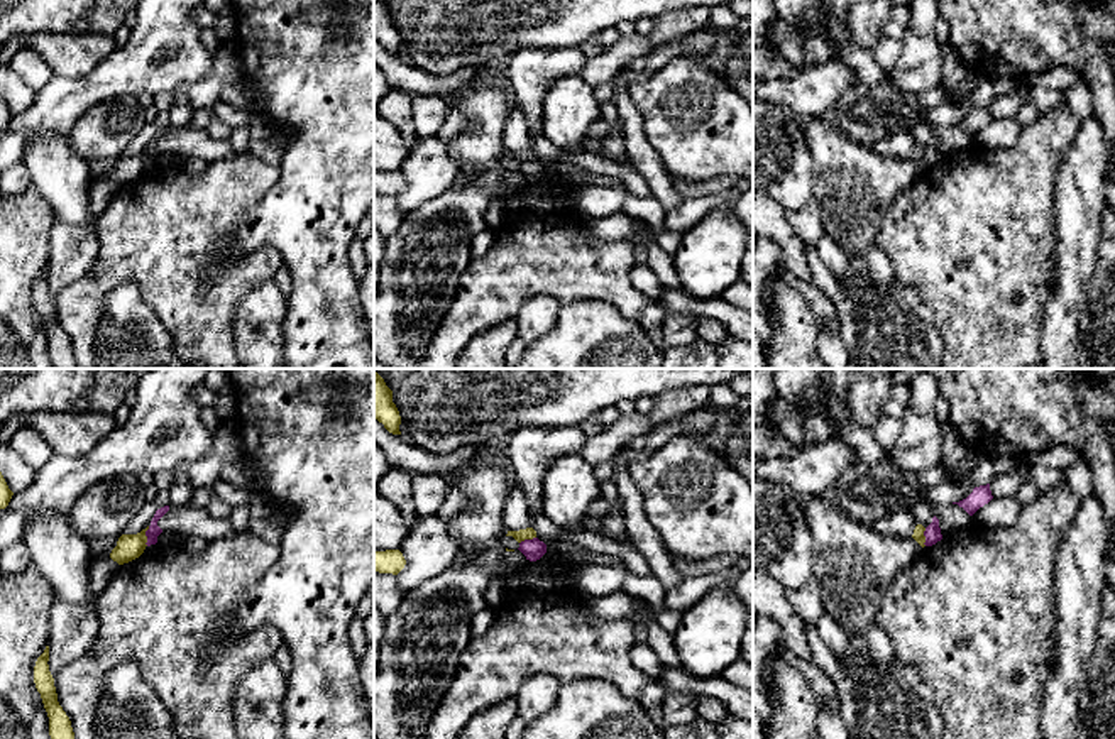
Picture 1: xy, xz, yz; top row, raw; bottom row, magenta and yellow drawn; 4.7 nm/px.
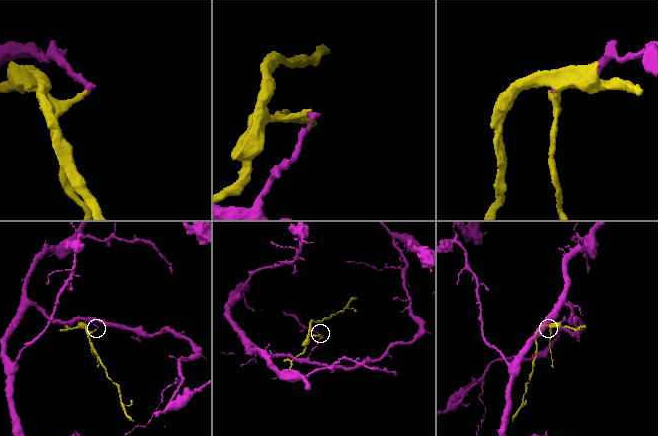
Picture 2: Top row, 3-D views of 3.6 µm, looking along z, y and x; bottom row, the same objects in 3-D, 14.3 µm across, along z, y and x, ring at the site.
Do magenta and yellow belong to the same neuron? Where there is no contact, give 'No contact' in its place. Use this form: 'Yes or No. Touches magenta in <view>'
No. Touches magenta in xy

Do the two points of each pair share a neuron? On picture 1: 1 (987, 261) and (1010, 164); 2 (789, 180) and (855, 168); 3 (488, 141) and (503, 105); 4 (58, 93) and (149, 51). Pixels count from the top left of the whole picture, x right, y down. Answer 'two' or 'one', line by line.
1: one
2: two
3: one
4: one

